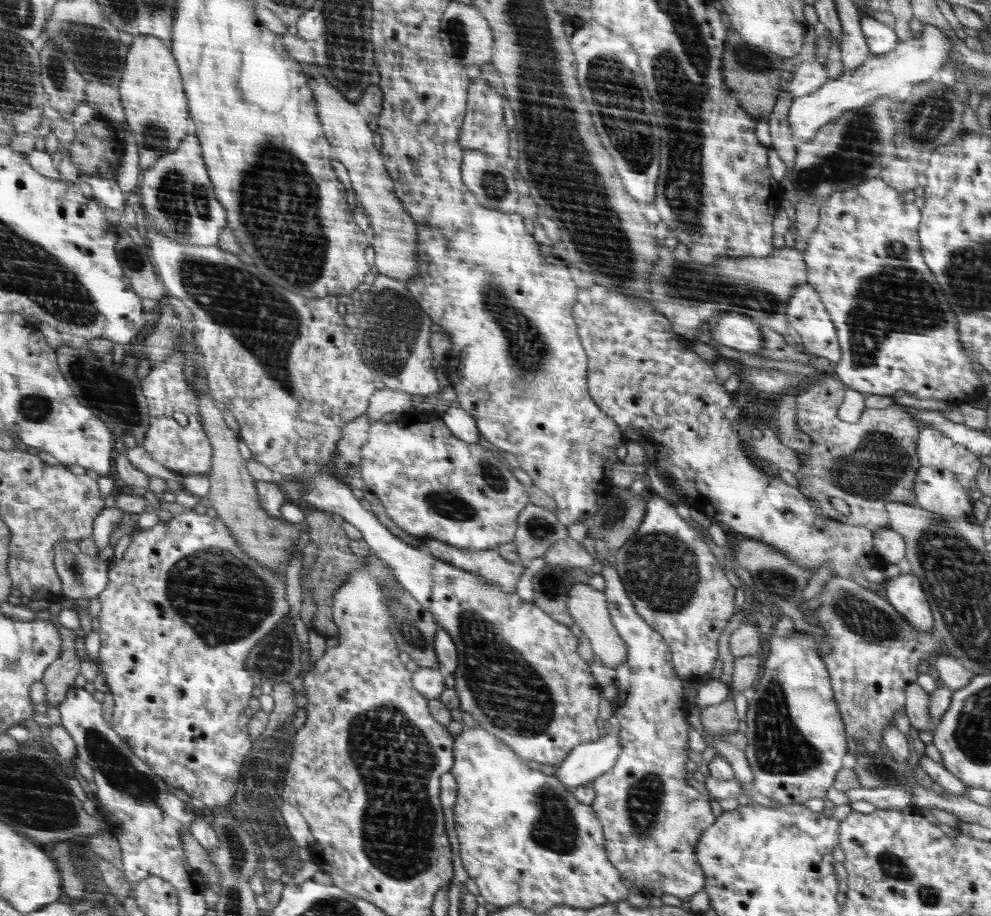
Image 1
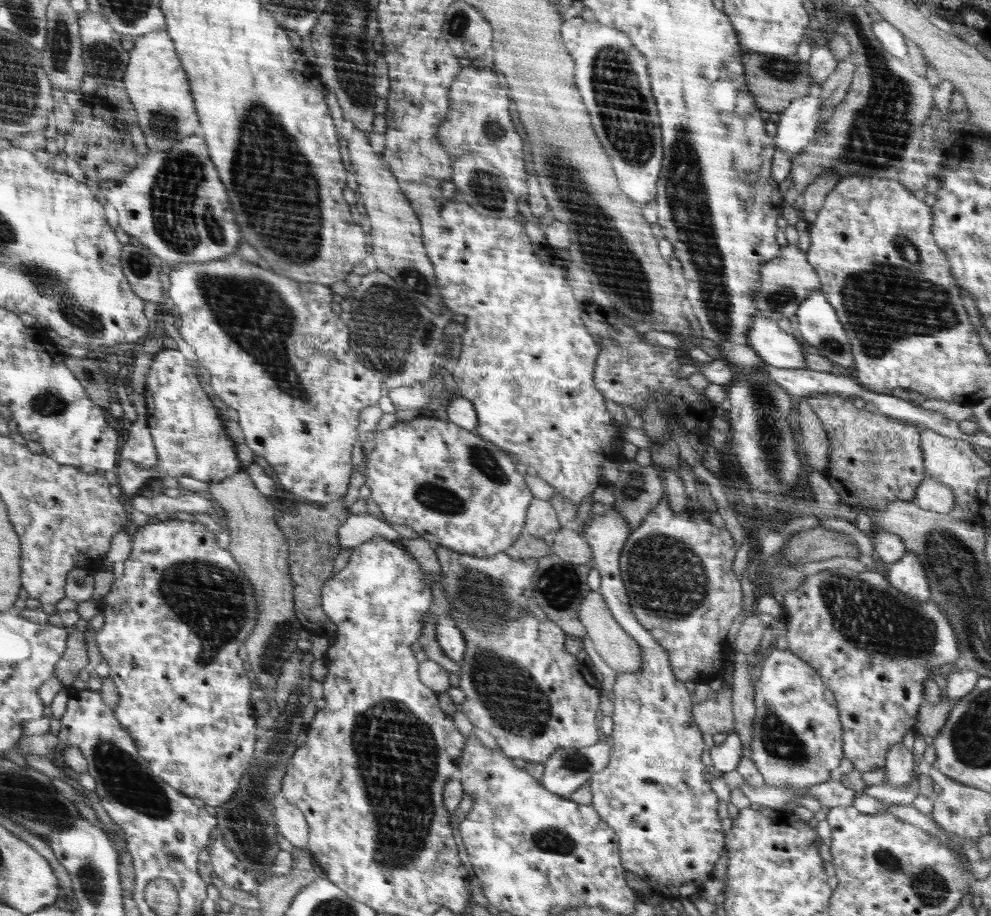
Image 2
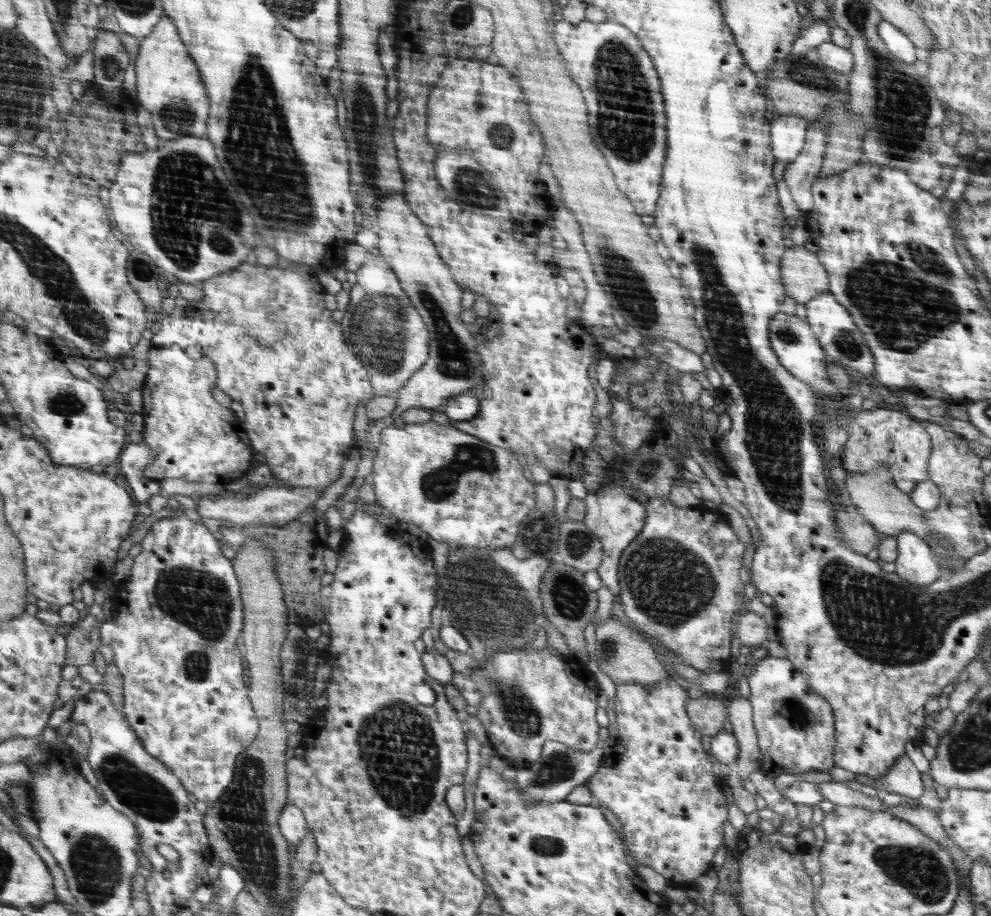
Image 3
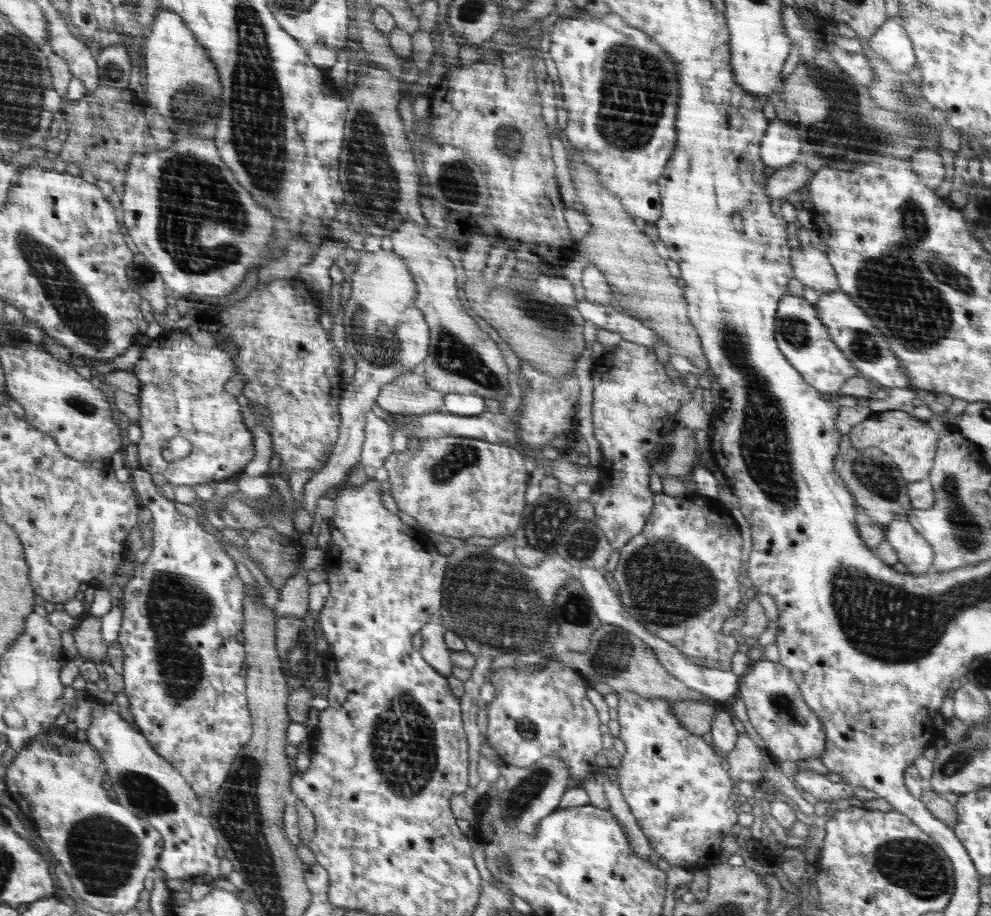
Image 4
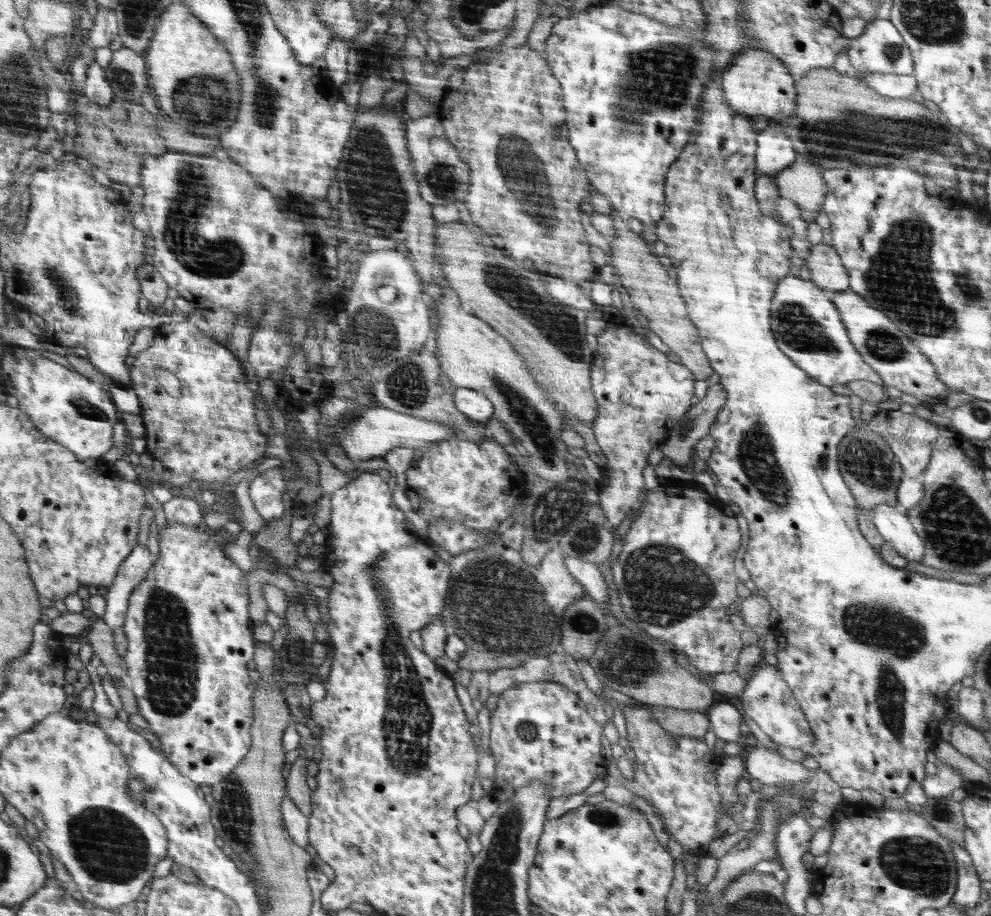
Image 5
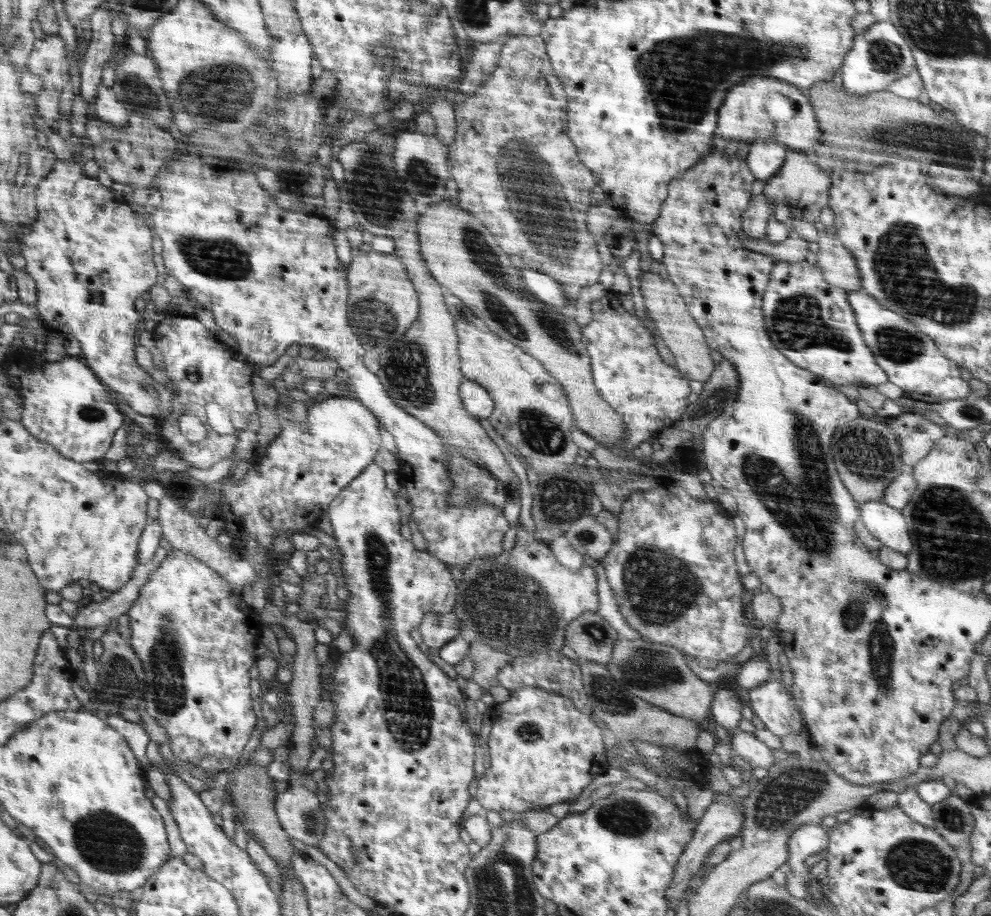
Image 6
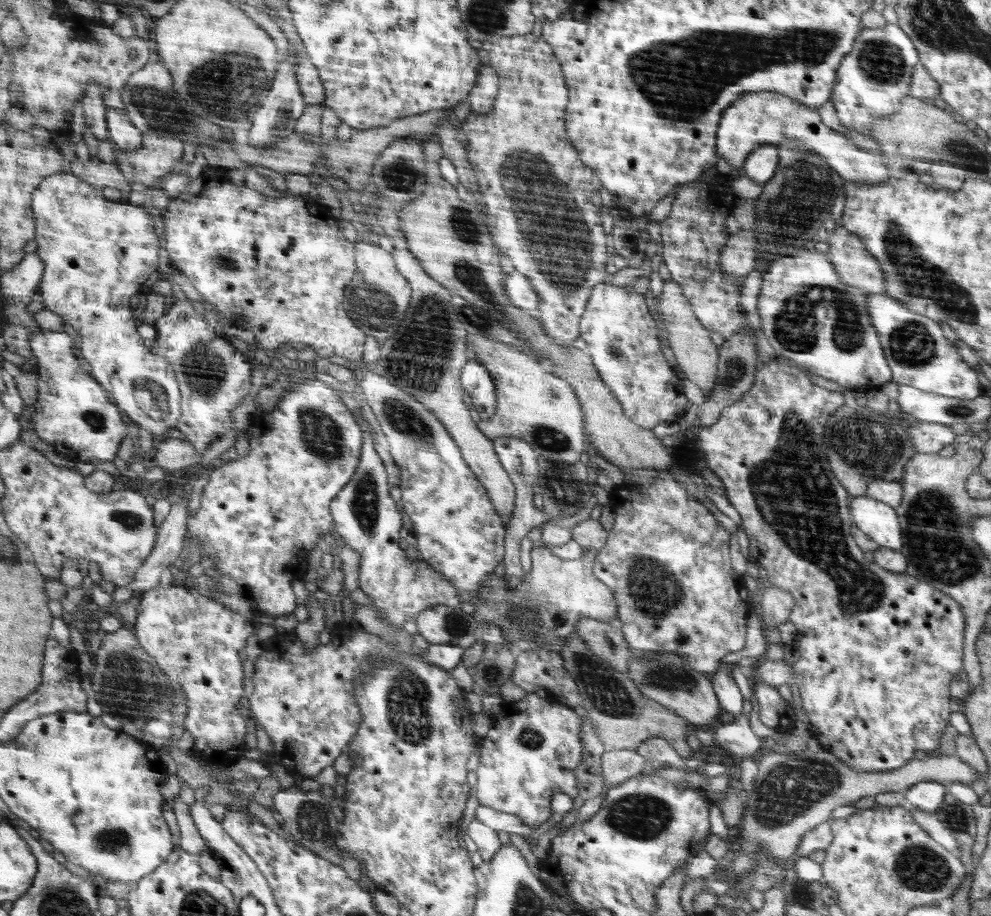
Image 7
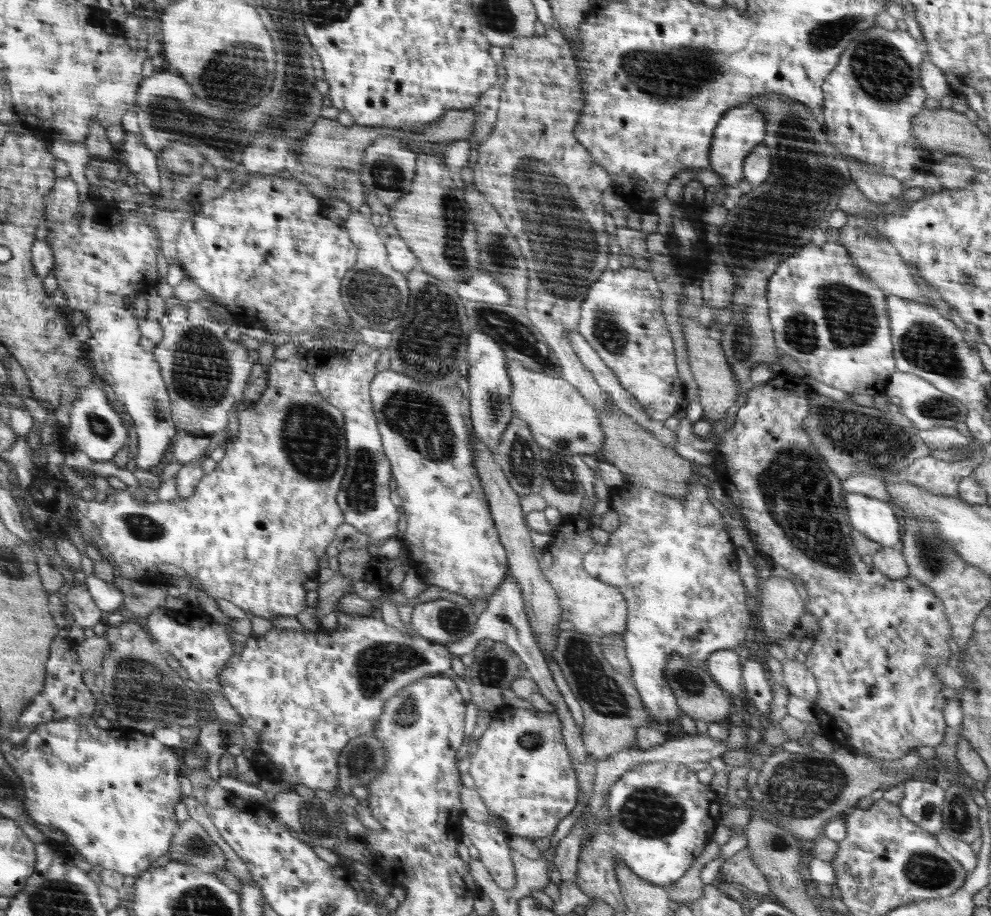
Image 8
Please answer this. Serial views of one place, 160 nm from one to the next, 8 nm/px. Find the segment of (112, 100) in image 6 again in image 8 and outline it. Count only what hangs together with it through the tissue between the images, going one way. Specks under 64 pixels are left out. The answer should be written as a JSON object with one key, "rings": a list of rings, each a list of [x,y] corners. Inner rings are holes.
{"rings":[[[125,132],[122,144],[122,164],[128,166],[134,176],[151,190],[157,198],[160,196],[160,166],[153,150],[150,150],[142,140],[132,132]]]}

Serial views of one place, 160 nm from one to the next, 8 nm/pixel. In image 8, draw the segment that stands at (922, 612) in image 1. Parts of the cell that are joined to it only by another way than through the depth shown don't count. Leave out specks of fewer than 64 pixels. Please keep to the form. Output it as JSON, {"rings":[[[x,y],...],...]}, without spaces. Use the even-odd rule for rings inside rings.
{"rings":[[[860,493],[847,494],[846,508],[854,530],[883,547],[899,546],[903,524],[890,502]]]}

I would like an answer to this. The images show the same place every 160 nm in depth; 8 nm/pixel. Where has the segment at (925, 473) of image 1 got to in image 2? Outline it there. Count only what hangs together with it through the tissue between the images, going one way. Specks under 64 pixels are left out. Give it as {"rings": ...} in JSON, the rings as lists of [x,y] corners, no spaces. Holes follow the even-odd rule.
{"rings":[[[926,477],[917,486],[913,503],[924,510],[948,515],[954,506],[955,494],[946,484]]]}

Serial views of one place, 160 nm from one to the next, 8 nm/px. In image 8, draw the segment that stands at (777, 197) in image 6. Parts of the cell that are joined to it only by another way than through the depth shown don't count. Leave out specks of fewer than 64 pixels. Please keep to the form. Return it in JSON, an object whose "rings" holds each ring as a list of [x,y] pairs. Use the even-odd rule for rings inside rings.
{"rings":[[[781,94],[757,95],[752,99],[752,103],[757,105],[758,110],[768,121],[764,143],[771,156],[771,171],[767,178],[770,182],[764,181],[764,184],[754,188],[752,192],[744,193],[738,199],[738,206],[733,210],[728,210],[727,220],[718,228],[719,241],[716,242],[719,248],[719,259],[726,264],[735,280],[733,299],[730,304],[730,310],[733,312],[732,319],[723,329],[720,344],[742,389],[750,385],[751,370],[759,362],[780,363],[773,325],[769,320],[769,280],[783,262],[797,254],[804,245],[811,243],[810,232],[800,232],[800,230],[812,230],[812,228],[818,228],[822,222],[827,222],[830,214],[836,210],[836,202],[842,194],[844,184],[851,180],[850,176],[840,174],[838,168],[834,166],[835,152],[830,150],[826,142],[825,125],[820,125],[814,120],[814,114],[805,104]]]}

